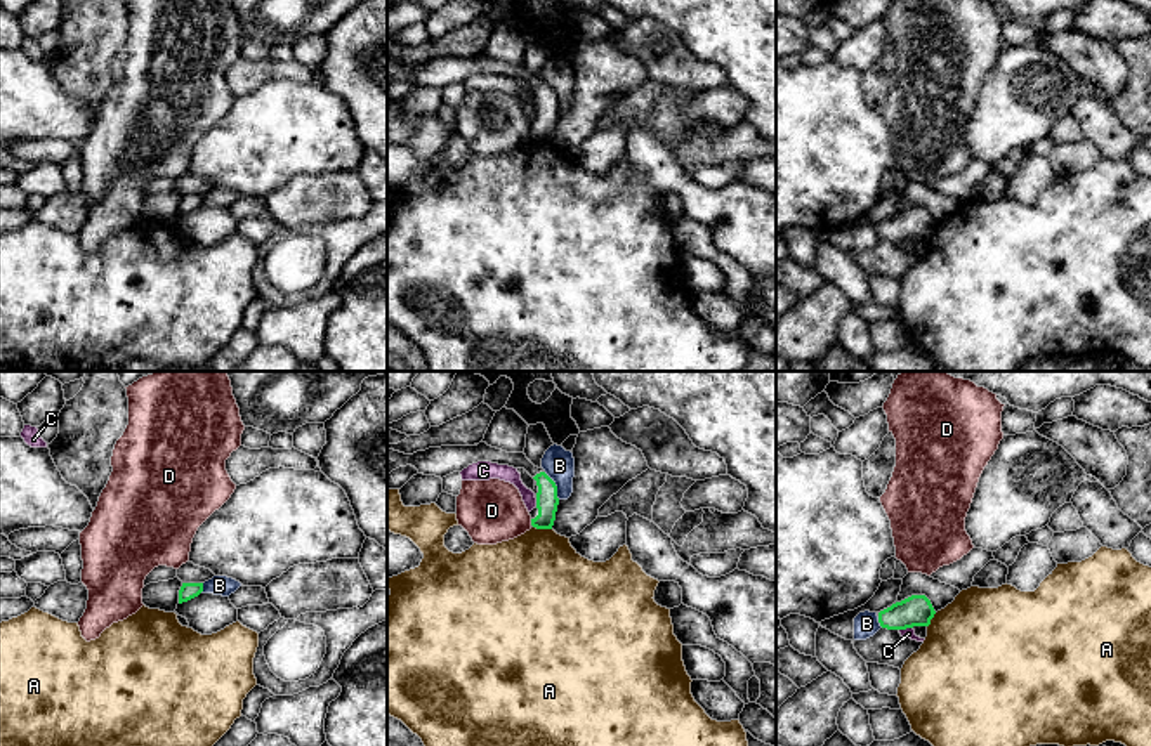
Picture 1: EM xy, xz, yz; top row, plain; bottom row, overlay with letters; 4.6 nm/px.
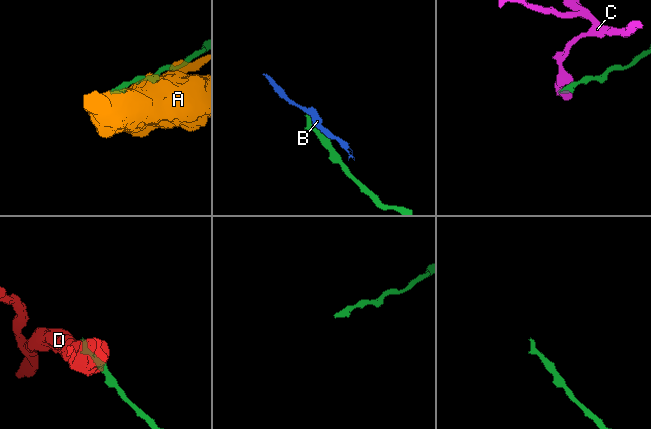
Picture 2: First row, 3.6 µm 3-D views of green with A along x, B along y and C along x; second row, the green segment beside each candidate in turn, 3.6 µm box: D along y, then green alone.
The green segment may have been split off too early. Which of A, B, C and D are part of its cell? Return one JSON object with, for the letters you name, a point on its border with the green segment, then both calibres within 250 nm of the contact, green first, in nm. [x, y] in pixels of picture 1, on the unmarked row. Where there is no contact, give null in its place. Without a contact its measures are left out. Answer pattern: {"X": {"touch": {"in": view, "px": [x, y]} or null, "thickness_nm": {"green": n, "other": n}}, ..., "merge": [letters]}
{"merge": []}

